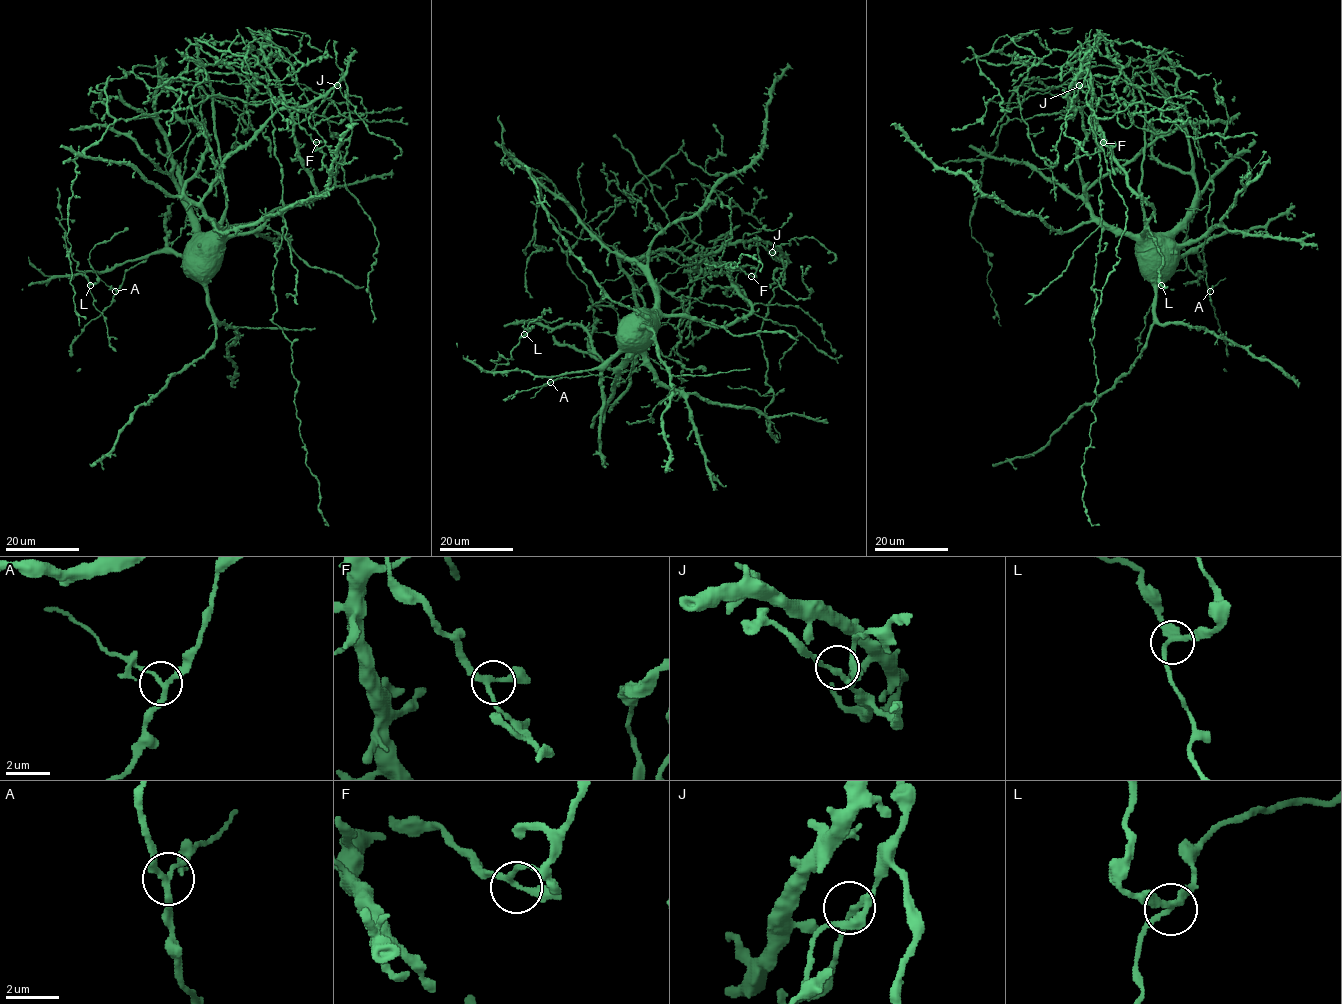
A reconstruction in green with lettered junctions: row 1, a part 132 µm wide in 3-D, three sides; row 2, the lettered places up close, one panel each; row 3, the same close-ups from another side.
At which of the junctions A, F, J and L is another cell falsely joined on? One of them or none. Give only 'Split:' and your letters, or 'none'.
Split: A

